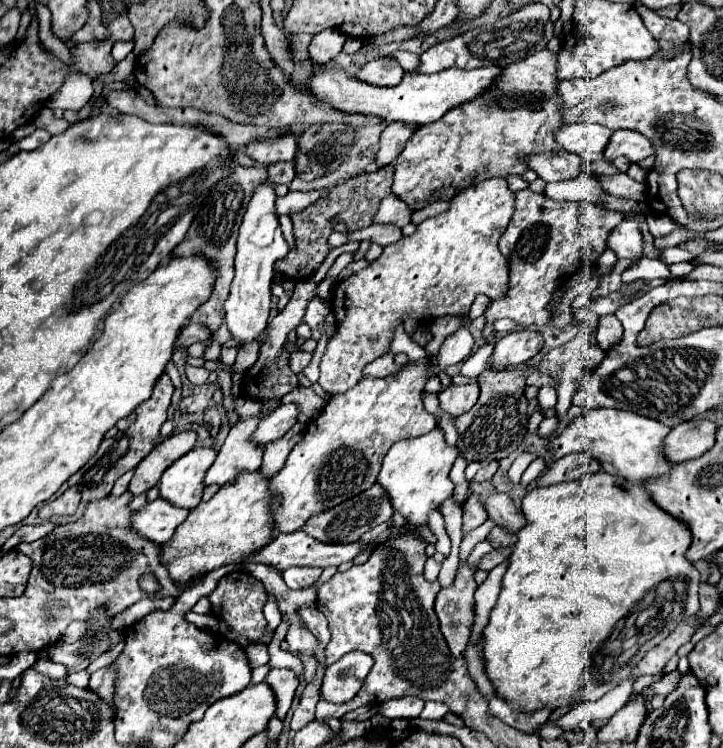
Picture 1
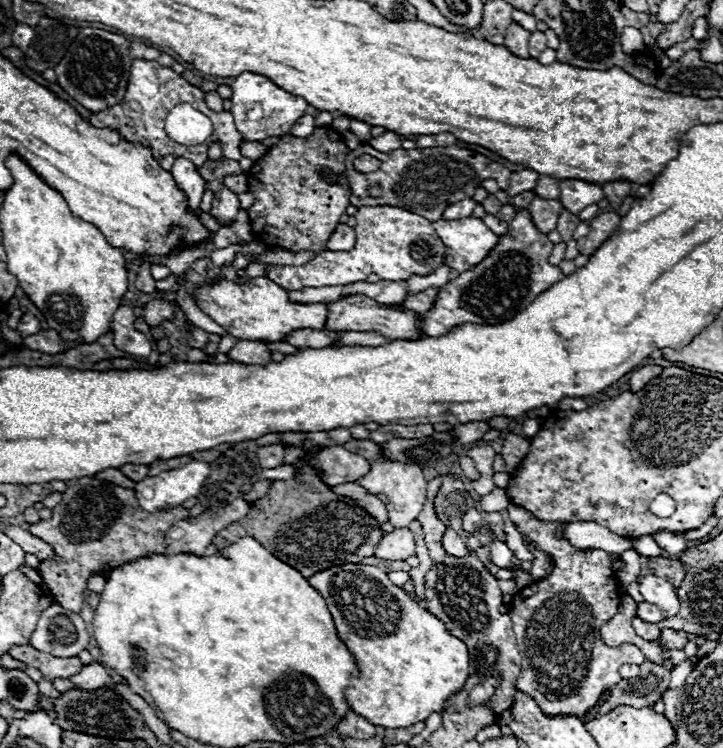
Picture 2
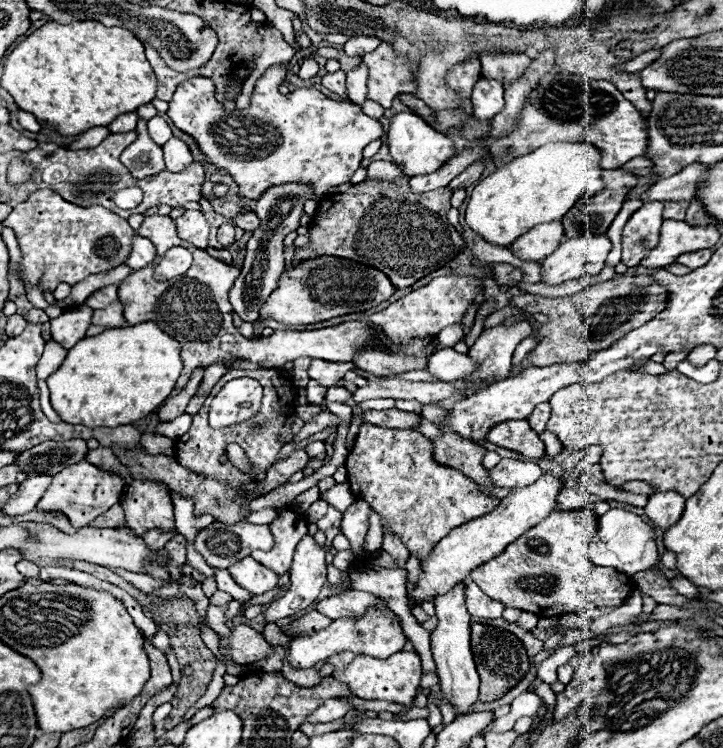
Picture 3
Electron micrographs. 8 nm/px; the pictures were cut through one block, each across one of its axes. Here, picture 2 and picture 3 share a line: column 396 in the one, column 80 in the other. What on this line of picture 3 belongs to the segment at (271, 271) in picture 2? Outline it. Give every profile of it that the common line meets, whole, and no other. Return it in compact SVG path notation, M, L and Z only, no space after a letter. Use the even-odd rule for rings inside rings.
M50 188L32 192L28 200L18 204L2 224L10 226L18 238L22 252L22 284L36 284L44 294L54 292L58 284L74 286L78 280L94 272L106 272L124 264L130 254L130 240L136 234L128 222L114 212L102 206L80 208L62 200L62 196Z

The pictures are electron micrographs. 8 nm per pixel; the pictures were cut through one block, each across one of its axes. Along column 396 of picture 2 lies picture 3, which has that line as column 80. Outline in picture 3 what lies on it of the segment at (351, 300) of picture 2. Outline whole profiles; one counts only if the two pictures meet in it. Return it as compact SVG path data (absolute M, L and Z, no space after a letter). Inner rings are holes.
M80 306L72 312L64 312L62 316L50 320L52 340L58 342L62 348L70 350L78 340L86 336L90 320L92 320L92 308L88 306Z

